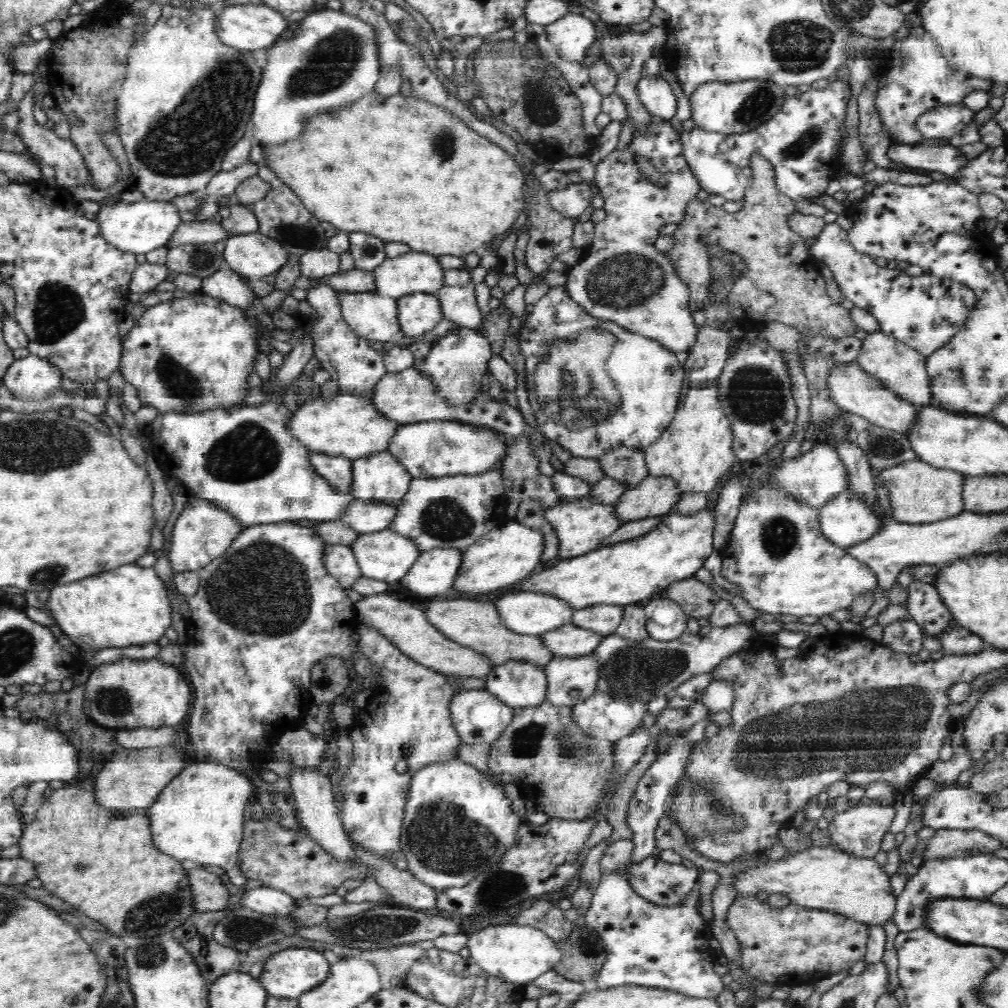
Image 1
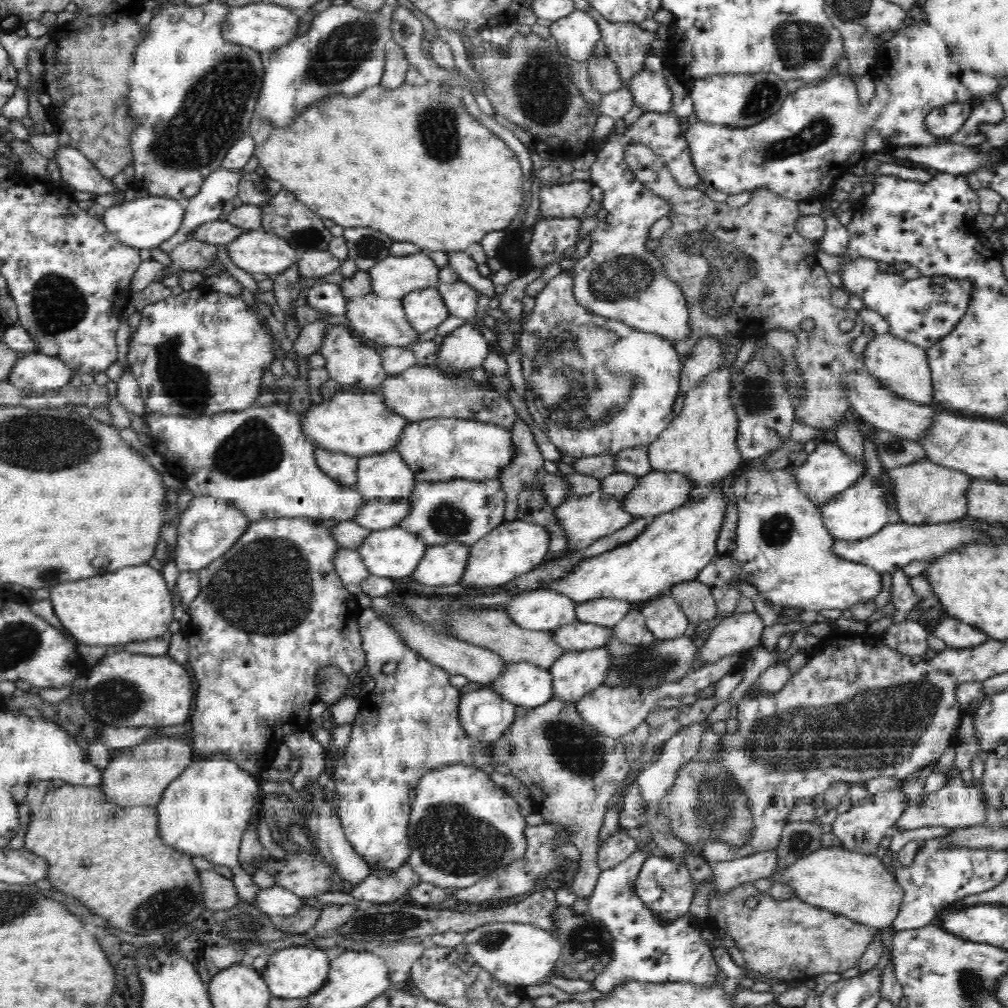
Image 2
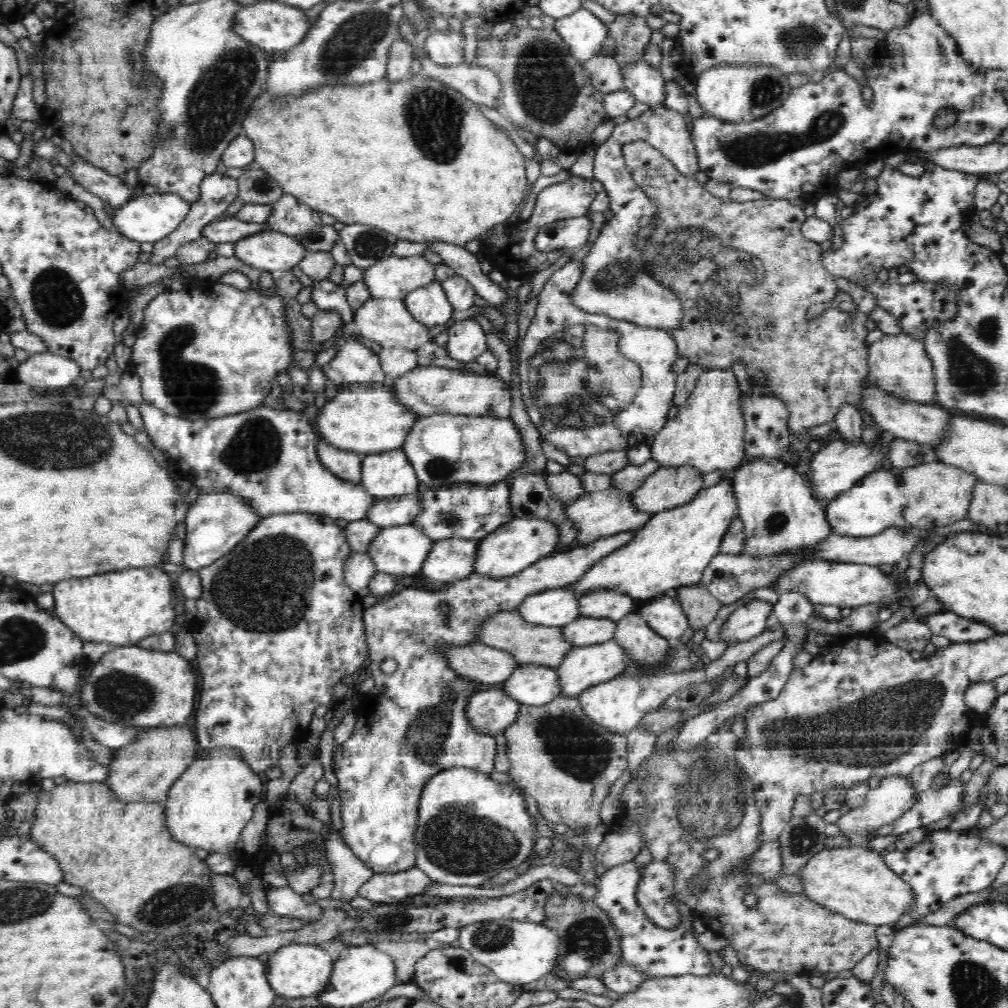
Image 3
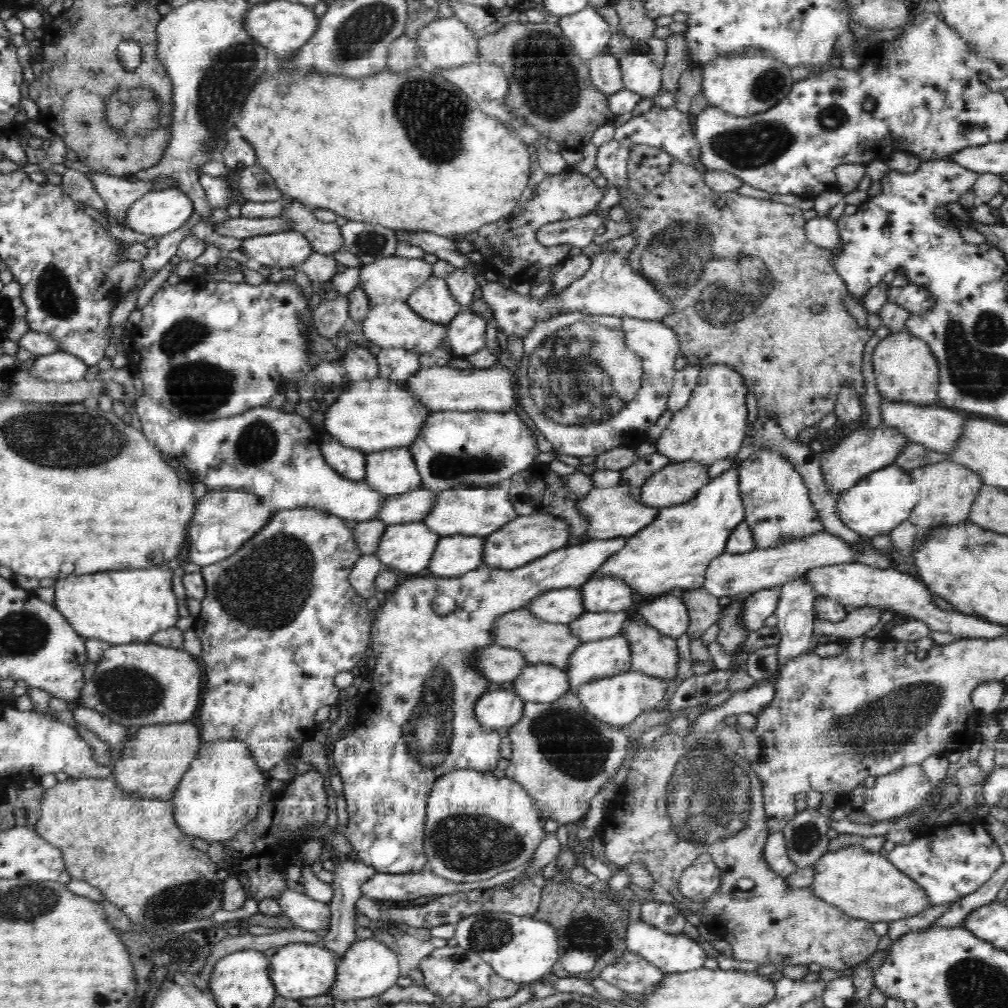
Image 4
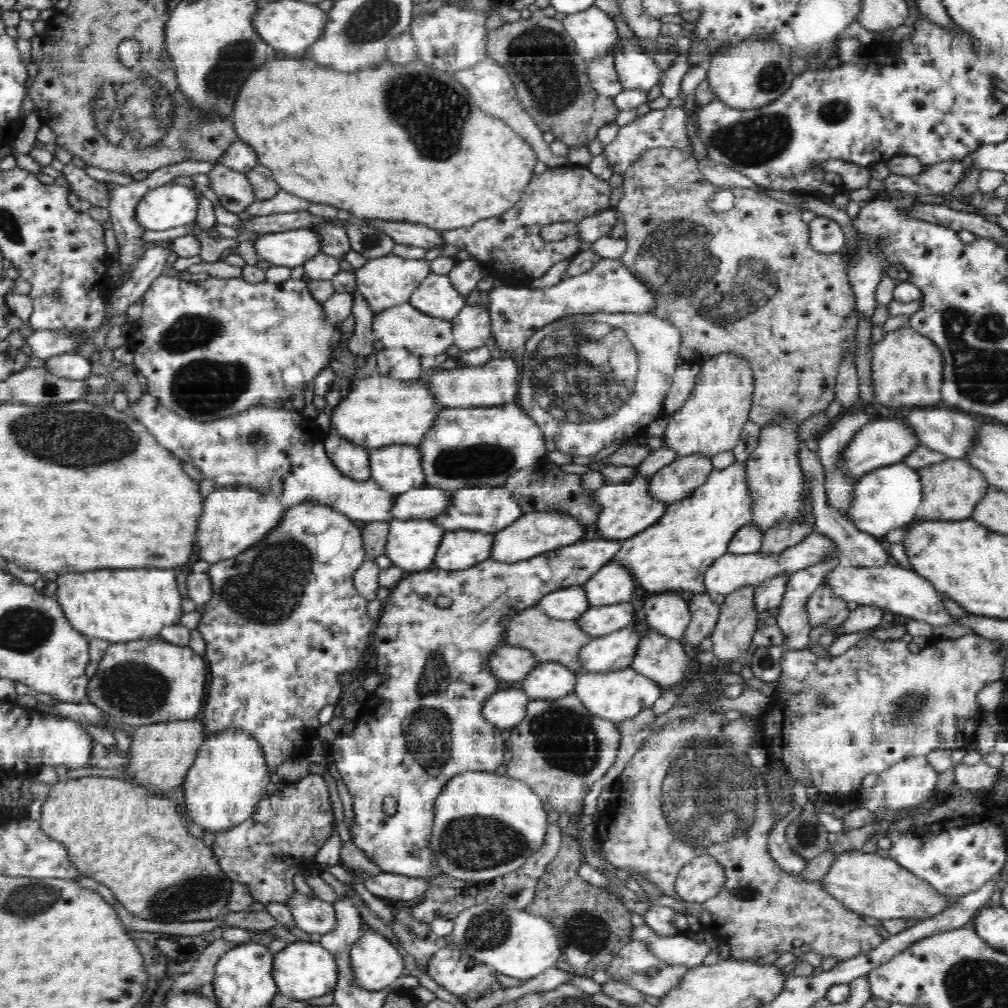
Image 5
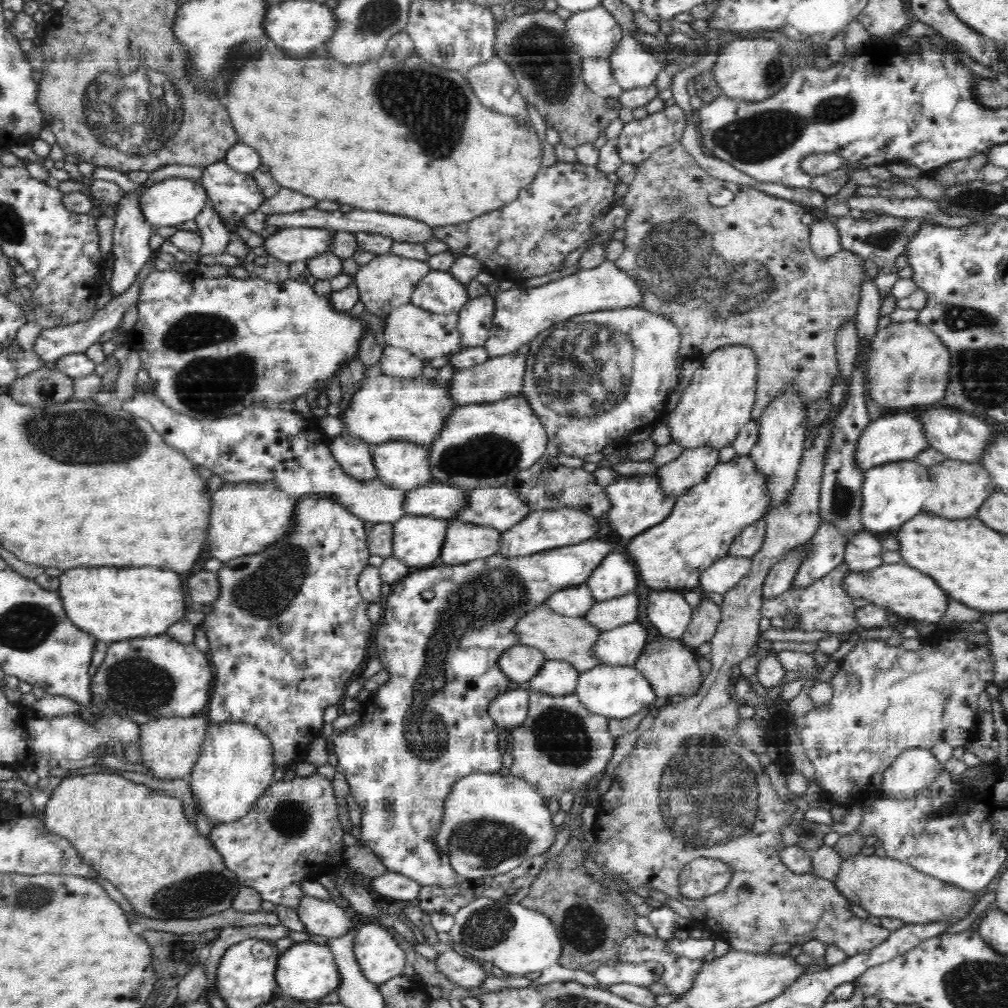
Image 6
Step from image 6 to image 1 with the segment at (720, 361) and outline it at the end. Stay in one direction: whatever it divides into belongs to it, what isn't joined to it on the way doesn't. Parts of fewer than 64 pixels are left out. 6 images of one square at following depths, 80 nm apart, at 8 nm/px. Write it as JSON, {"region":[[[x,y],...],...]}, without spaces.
{"region":[[[719,377],[710,379],[704,387],[691,387],[684,404],[656,442],[644,448],[649,475],[671,475],[682,492],[710,492],[740,466],[735,458],[734,433],[730,418],[722,409]]]}

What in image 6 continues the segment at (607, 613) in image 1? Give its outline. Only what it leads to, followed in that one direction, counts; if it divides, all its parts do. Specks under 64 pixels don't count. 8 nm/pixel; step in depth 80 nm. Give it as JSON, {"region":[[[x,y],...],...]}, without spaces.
{"region":[[[613,549],[592,571],[586,585],[591,590],[595,602],[602,602],[638,588],[637,566],[626,550]]]}

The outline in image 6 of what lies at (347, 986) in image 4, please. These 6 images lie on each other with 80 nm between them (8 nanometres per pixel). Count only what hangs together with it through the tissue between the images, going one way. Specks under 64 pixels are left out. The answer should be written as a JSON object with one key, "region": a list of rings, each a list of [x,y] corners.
{"region":[[[364,924],[354,936],[354,954],[365,977],[374,985],[403,974],[406,955],[388,930],[378,924]]]}

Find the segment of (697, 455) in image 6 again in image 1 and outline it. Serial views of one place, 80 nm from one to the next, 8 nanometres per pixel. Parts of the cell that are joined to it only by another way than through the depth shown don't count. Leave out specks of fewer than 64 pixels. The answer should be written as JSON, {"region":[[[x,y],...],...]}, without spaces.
{"region":[[[648,475],[638,486],[624,491],[614,504],[624,523],[666,515],[676,508],[682,489],[671,475]]]}

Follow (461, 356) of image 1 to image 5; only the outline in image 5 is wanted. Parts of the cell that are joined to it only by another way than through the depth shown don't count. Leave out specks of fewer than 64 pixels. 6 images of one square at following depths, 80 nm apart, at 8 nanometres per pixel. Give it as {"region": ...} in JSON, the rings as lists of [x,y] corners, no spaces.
{"region":[[[466,305],[452,320],[452,330],[455,335],[453,353],[480,348],[486,344],[486,340],[491,336],[491,312],[482,306]]]}

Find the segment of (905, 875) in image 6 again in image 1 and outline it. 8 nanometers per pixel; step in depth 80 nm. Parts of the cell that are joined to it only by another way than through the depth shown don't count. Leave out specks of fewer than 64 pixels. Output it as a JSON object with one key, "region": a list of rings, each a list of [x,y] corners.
{"region":[[[829,844],[746,867],[735,876],[733,889],[737,895],[784,894],[791,903],[841,914],[868,926],[886,924],[895,913],[897,901],[888,876],[873,858],[850,855]]]}

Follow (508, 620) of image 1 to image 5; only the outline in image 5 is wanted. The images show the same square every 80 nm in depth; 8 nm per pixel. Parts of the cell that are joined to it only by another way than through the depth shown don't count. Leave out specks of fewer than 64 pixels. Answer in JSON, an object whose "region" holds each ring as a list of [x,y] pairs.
{"region":[[[583,586],[552,591],[536,606],[556,620],[578,620],[590,608]]]}

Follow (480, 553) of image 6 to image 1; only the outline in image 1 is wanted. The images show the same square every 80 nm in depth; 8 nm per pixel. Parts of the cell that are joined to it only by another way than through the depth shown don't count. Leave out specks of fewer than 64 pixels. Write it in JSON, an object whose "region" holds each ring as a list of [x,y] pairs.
{"region":[[[436,547],[420,553],[400,583],[412,590],[412,594],[420,596],[436,596],[442,592],[450,594],[462,562],[462,550],[456,547]]]}

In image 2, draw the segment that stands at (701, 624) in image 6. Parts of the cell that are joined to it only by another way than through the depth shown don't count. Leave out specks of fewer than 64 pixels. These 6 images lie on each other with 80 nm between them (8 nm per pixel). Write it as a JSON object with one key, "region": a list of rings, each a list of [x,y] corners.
{"region":[[[699,580],[686,581],[674,585],[671,590],[689,622],[698,625],[704,620],[712,620],[717,616],[717,606],[712,591]]]}

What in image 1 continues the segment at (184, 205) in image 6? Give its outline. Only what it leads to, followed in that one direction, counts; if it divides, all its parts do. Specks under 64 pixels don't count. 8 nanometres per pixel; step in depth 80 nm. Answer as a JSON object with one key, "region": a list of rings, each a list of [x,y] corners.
{"region":[[[143,199],[141,202],[125,204],[118,202],[101,206],[97,221],[102,228],[102,236],[112,246],[132,254],[146,254],[151,250],[165,247],[172,234],[183,224],[179,206],[163,200]]]}

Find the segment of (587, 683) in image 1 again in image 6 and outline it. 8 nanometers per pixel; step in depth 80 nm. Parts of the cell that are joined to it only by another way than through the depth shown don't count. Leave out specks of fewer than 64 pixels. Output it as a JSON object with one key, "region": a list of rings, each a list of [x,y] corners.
{"region":[[[637,620],[599,634],[595,644],[600,666],[635,666],[647,646],[646,627]]]}

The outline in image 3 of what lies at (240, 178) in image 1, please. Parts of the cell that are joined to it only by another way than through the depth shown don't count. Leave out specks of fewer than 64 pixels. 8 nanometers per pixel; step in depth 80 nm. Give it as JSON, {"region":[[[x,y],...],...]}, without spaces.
{"region":[[[218,172],[206,176],[201,183],[200,202],[191,204],[190,212],[181,222],[179,228],[176,228],[175,232],[172,232],[167,238],[154,243],[154,249],[150,255],[150,263],[162,264],[165,258],[174,257],[178,248],[181,248],[184,244],[200,239],[202,228],[211,224],[212,221],[225,217],[227,208],[236,200],[238,194],[239,185],[234,178],[219,174]]]}

